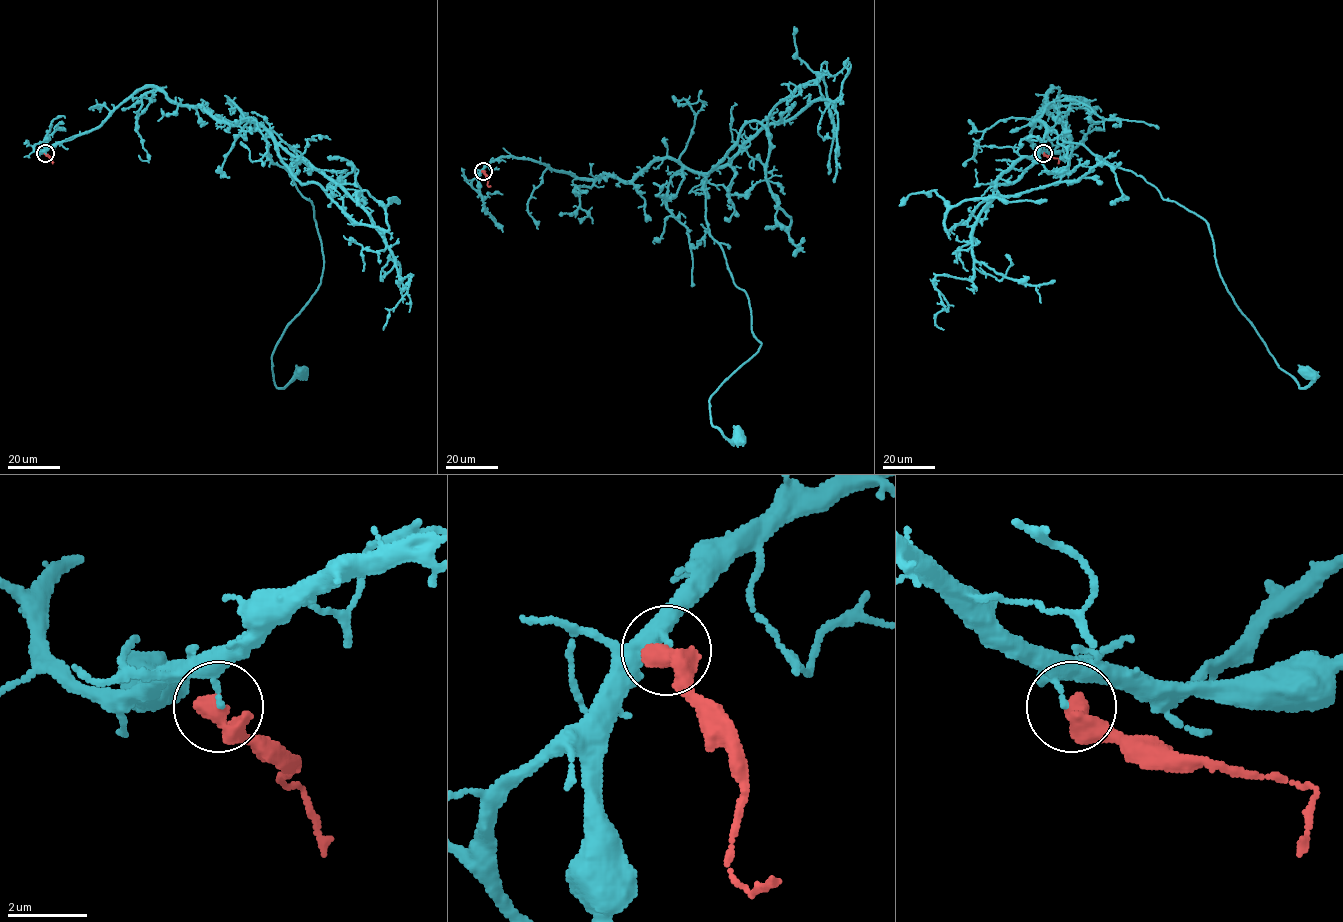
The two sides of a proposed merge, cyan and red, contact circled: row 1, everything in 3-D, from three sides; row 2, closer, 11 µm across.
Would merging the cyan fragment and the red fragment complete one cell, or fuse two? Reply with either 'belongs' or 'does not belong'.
does not belong

